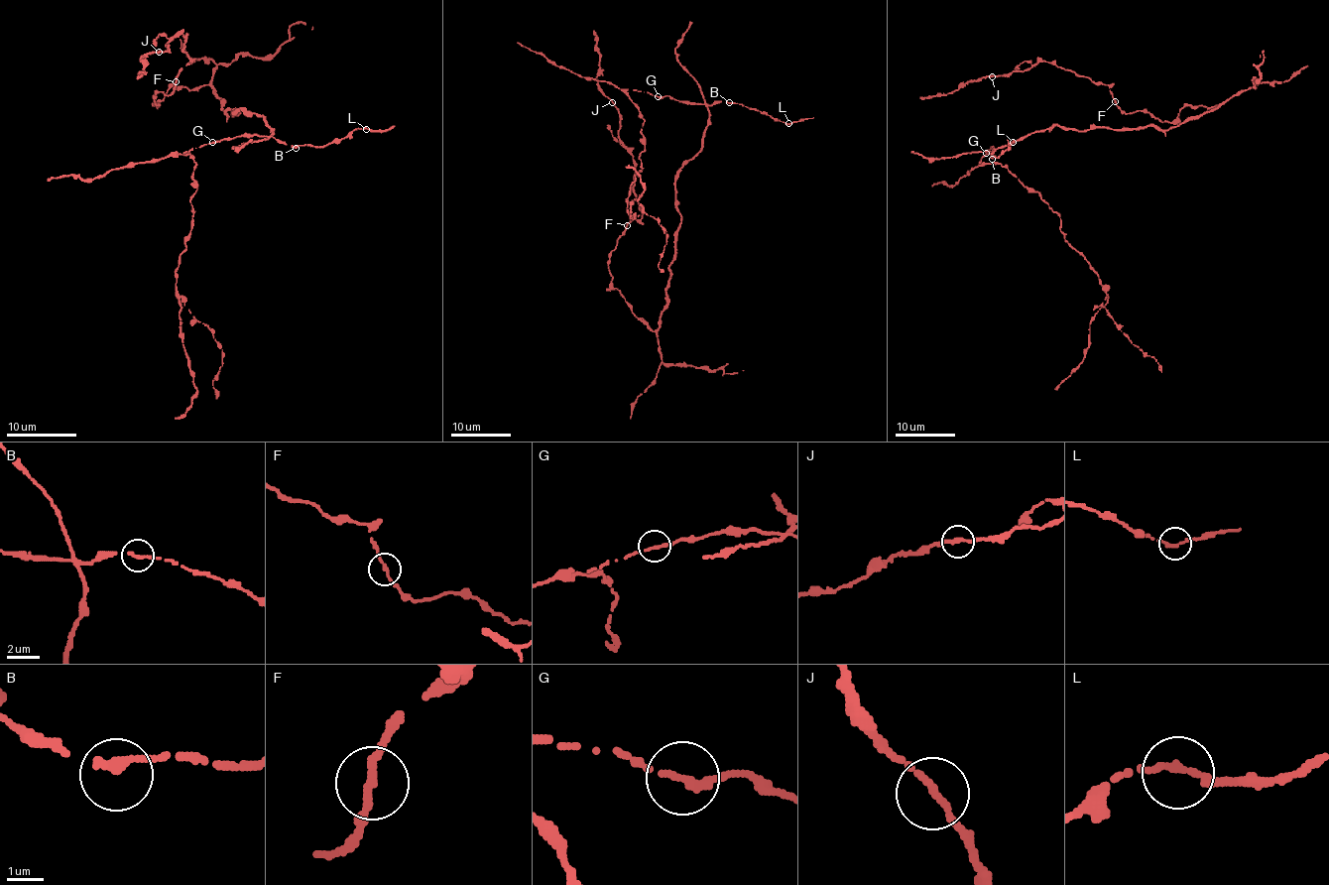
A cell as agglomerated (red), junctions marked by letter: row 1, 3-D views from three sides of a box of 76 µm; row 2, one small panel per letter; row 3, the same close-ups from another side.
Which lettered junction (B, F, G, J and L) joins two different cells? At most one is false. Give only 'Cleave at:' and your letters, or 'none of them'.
Cleave at: none of them

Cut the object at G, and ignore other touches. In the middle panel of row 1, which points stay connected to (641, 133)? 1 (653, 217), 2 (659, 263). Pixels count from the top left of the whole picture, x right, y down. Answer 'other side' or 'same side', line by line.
1: same side
2: same side

